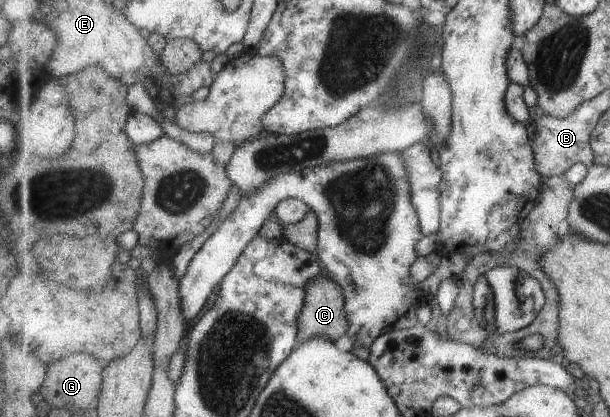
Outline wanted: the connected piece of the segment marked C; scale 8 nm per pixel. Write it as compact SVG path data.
M326 271L307 284L307 296L299 316L299 340L312 340L316 336L336 342L349 328L344 288L332 280Z

